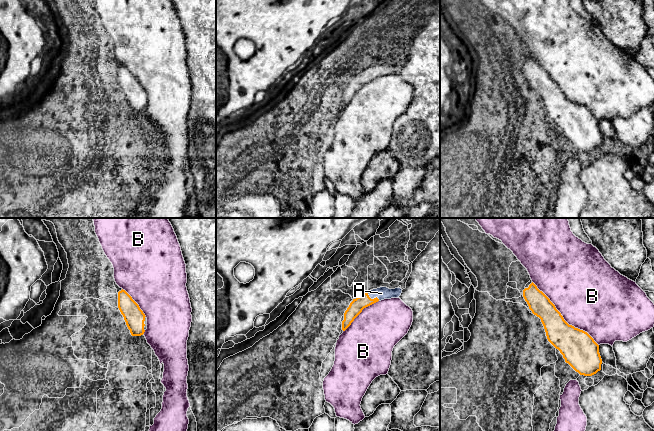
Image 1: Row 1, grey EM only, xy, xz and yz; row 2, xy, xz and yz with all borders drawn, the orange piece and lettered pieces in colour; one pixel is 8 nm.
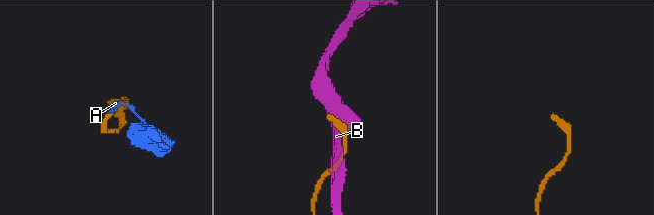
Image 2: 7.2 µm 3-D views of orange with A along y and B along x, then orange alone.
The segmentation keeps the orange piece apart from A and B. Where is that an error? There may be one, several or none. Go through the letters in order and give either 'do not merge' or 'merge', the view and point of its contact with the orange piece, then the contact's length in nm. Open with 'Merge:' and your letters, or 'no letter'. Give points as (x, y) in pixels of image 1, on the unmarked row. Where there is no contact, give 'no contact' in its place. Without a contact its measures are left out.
Merge: A
A: merge; contact xz (372, 75); length 120 nm
B: do not merge; contact yz (563, 94); length 750 nm

